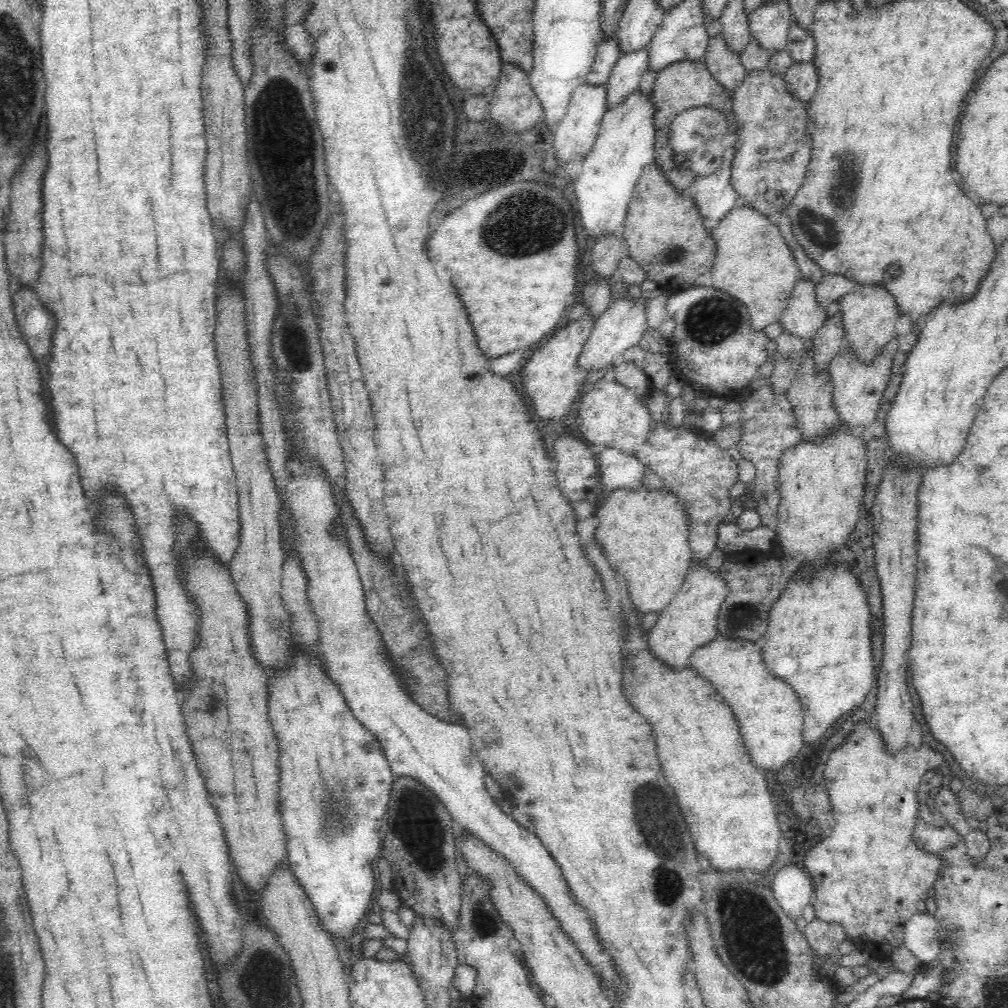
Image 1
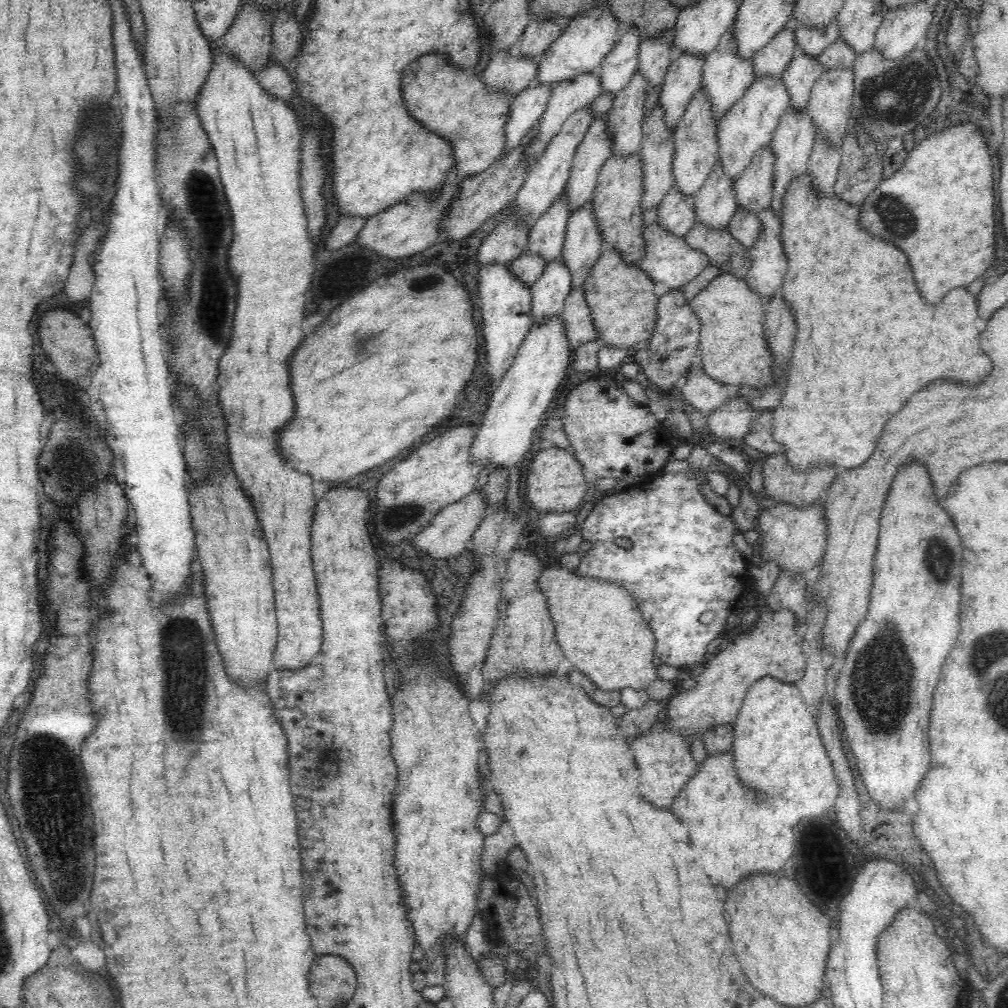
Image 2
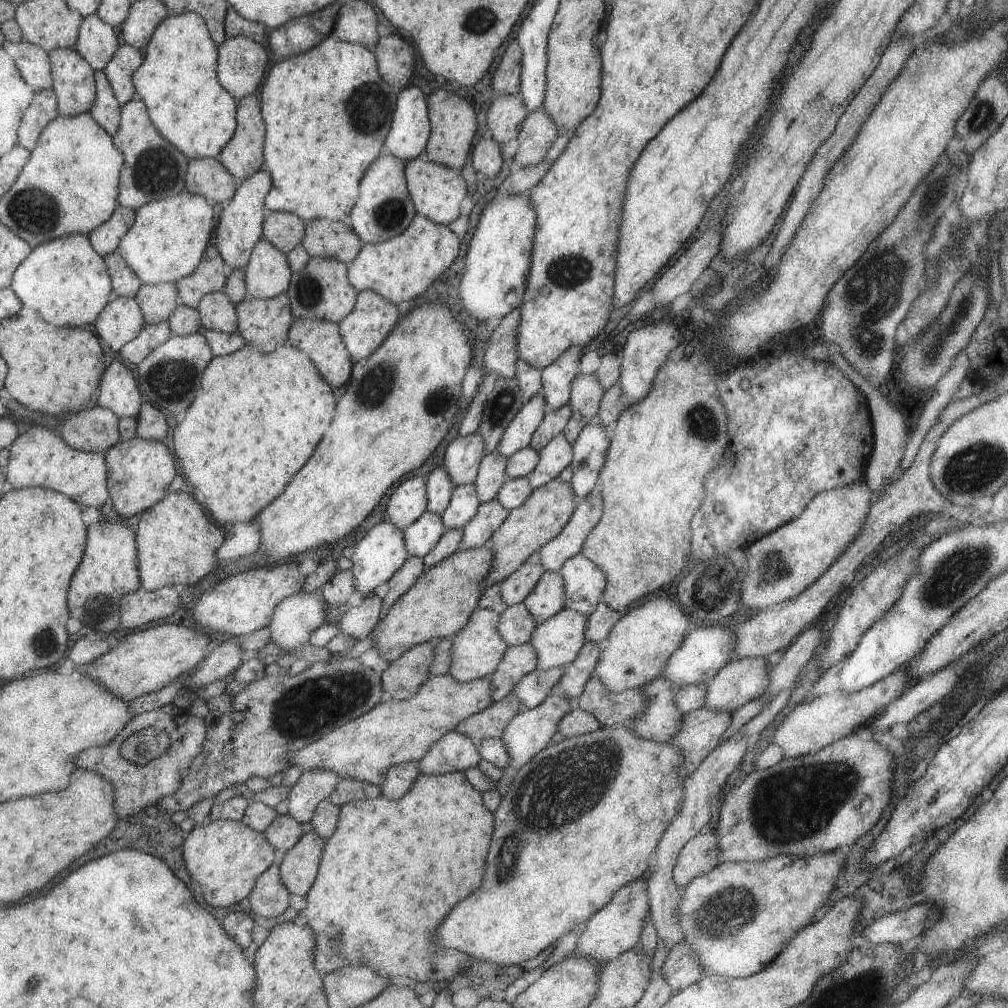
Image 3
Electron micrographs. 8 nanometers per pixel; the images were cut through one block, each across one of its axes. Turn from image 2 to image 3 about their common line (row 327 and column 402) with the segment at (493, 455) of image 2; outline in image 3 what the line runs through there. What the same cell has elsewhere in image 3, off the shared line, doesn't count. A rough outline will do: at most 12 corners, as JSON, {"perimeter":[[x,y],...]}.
{"perimeter":[[386,519],[350,555],[355,590],[380,591],[408,558],[403,532]]}

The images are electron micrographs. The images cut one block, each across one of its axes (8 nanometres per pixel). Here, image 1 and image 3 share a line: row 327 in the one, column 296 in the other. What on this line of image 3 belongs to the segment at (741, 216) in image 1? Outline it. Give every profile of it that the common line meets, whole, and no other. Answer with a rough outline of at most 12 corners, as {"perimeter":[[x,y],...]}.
{"perimeter":[[429,675],[301,750],[302,771],[379,786],[487,709],[488,676]]}

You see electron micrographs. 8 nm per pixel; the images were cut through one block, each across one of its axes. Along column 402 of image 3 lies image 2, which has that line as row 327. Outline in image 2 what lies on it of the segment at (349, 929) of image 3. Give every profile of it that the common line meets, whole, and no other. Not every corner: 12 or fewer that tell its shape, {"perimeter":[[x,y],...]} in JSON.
{"perimeter":[[783,196],[798,334],[772,438],[856,468],[932,380],[980,384],[976,298],[908,258]]}

